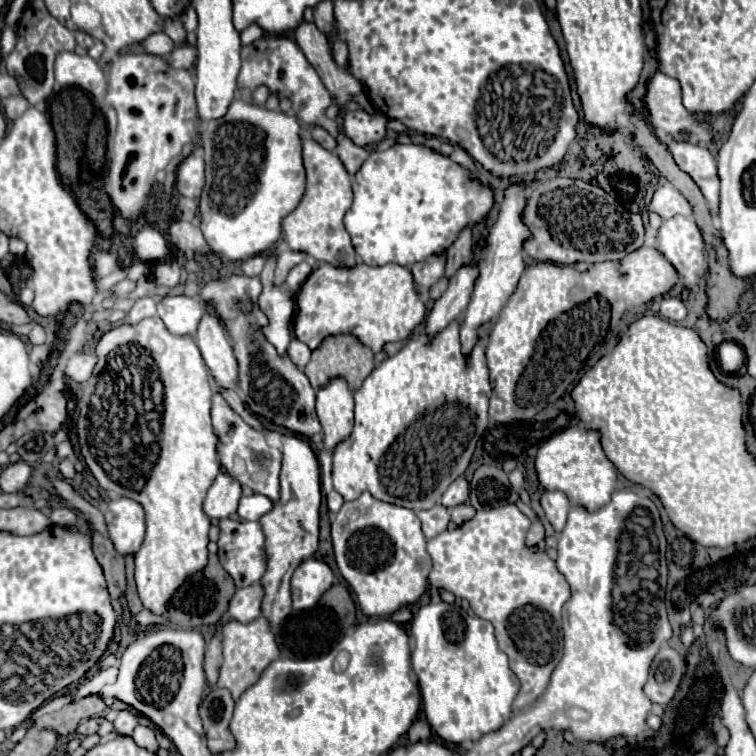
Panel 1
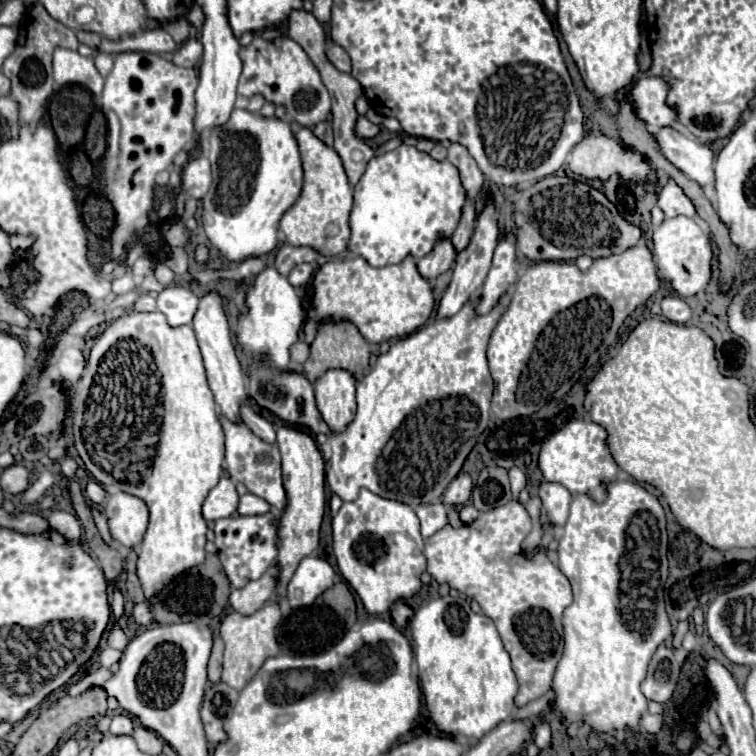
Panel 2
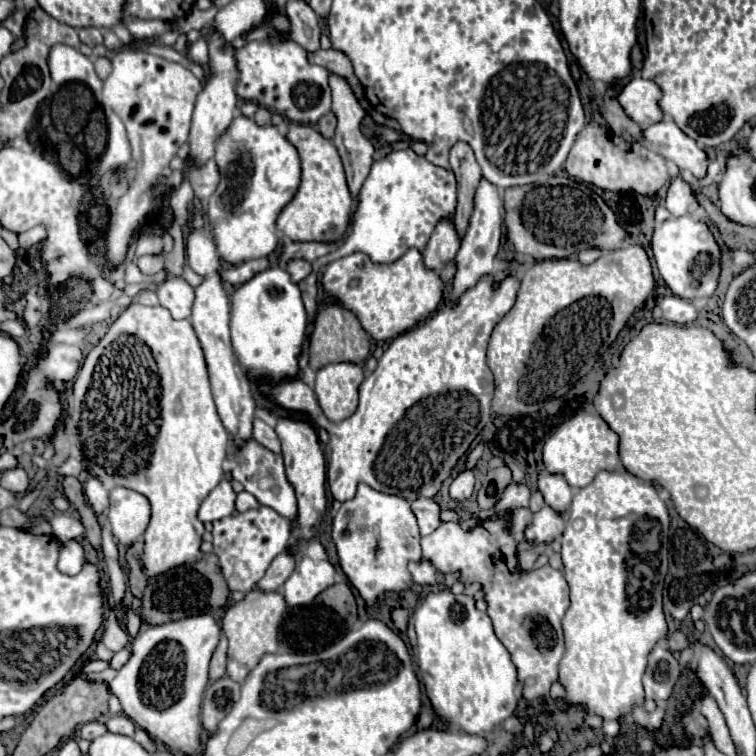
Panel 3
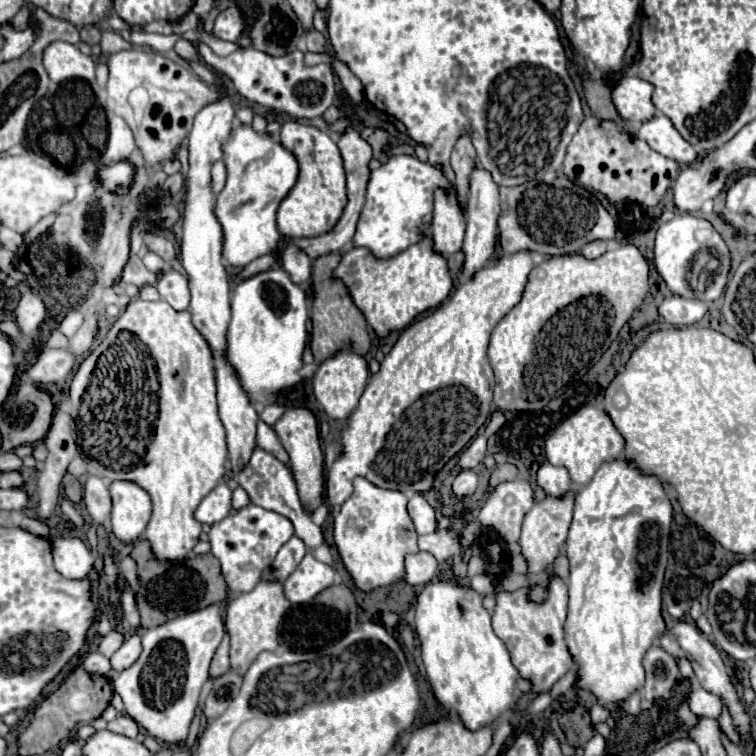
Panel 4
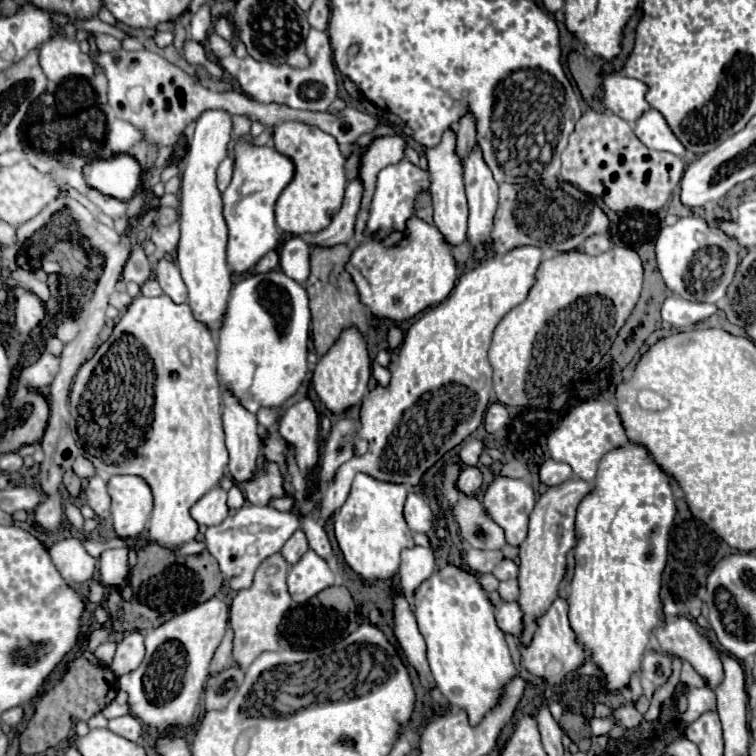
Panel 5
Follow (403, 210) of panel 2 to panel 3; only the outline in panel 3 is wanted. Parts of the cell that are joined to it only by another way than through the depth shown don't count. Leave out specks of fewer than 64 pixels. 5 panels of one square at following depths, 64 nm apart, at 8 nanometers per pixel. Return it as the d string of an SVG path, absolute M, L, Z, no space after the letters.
M398 150L388 154L386 158L374 160L372 170L358 194L358 208L354 212L354 224L352 224L352 234L348 236L348 240L344 242L344 246L340 246L336 252L319 258L312 265L311 274L302 281L298 286L301 290L304 307L307 312L307 322L312 324L316 315L317 300L320 292L319 279L325 266L330 261L338 260L342 256L348 256L352 252L364 252L372 258L372 262L378 264L388 264L398 260L402 254L406 254L408 248L418 248L424 250L436 222L444 216L454 216L454 208L456 208L456 180L454 174L430 164L424 156L418 156L414 150Z

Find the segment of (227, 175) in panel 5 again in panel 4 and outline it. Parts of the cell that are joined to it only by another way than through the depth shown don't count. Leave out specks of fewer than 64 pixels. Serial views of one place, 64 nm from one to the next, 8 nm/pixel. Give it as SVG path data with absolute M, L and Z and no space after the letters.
M220 160L212 166L212 190L214 190L214 194L222 192L224 180L226 180L226 168L224 168L224 162Z

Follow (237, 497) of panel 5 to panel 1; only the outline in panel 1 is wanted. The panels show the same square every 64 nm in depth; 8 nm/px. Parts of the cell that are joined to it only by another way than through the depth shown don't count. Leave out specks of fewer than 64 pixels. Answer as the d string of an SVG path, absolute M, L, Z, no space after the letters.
M262 494L242 496L238 504L238 516L242 520L260 520L260 516L268 514L272 510L272 502Z

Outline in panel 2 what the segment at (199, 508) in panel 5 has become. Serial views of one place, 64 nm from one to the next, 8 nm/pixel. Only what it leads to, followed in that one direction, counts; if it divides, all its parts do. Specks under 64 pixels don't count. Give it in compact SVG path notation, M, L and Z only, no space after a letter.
M222 476L220 482L206 496L202 504L202 516L206 522L232 516L236 512L236 504L238 504L238 492L234 488L234 482L228 476Z

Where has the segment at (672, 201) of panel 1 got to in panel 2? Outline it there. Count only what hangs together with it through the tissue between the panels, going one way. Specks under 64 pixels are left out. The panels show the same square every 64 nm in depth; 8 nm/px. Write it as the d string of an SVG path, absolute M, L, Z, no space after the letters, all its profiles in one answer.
M670 180L664 186L664 190L658 194L658 206L664 210L664 214L668 218L674 218L674 216L680 216L680 214L682 216L694 216L696 214L692 200L688 200L684 190L674 180Z

